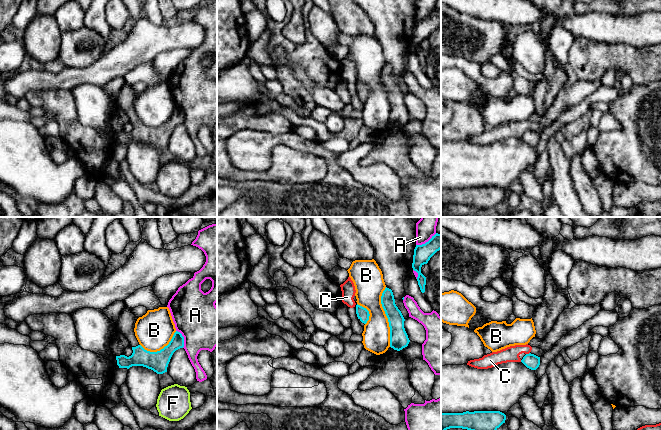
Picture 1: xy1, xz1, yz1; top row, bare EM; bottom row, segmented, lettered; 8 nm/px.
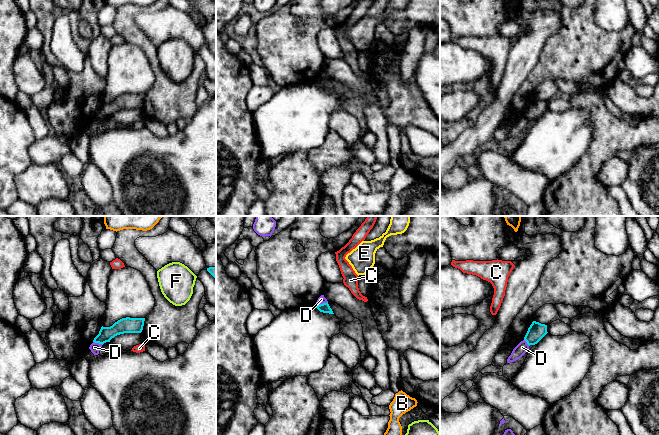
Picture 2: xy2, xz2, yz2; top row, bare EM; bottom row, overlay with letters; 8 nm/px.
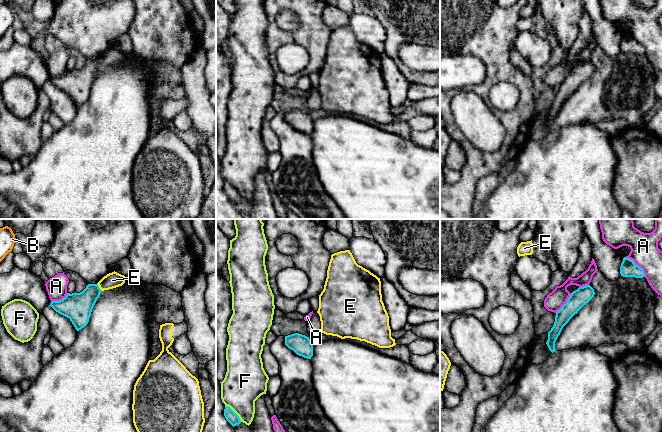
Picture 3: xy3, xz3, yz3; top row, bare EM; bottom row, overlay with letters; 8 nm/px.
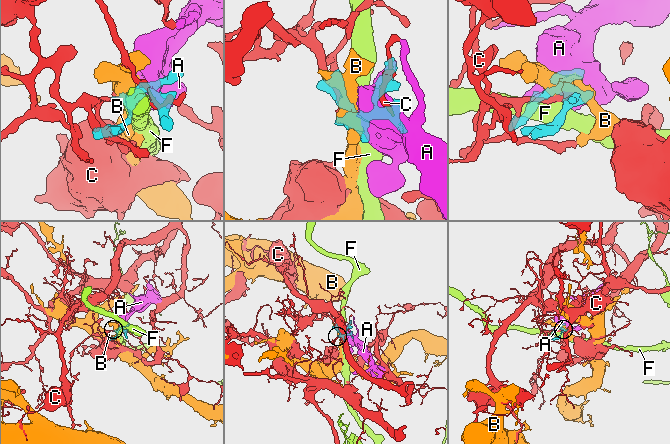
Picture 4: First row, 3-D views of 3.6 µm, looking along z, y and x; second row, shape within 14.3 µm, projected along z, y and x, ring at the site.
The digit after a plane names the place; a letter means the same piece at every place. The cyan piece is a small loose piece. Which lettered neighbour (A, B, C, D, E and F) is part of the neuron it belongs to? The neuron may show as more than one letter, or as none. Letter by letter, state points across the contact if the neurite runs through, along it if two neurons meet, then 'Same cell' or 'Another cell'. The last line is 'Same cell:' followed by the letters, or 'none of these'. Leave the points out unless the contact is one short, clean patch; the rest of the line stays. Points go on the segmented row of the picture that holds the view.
A: Another cell
B: Another cell
C: Another cell
D: Boundary: xz2 (327, 301), (316, 305). Another cell
E: Another cell
F: Boundary: xz3 (225, 405), (241, 421). Another cell
Same cell: none of these

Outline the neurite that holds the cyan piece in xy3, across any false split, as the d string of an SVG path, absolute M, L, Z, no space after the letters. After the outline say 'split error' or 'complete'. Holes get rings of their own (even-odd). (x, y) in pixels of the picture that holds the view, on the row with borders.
M88 284L80 293L67 293L60 301L52 301L56 312L70 319L77 331L84 328L91 316L92 309L99 298L101 289L98 284Z | complete

